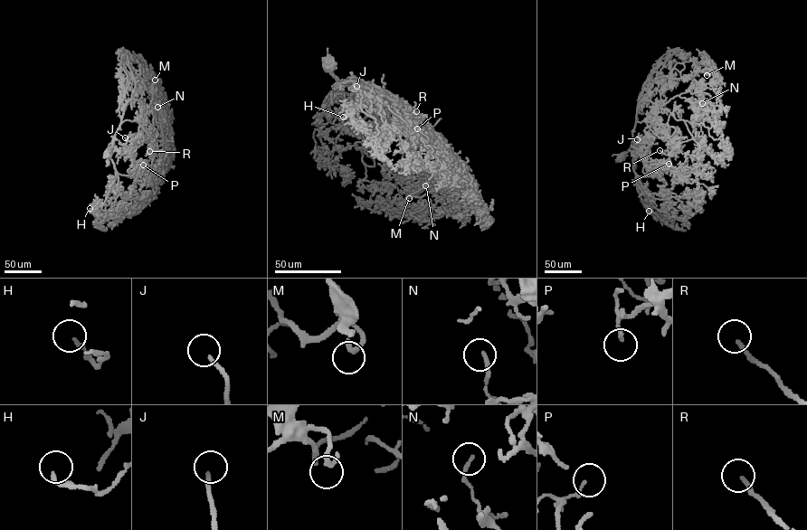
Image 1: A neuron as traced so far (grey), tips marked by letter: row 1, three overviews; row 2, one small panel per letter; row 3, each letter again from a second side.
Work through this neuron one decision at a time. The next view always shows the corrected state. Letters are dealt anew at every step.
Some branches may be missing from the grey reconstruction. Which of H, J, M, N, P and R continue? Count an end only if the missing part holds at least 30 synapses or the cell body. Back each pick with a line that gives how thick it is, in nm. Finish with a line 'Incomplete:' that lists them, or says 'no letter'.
J: Thickness 170 nm
M: Thickness 280 nm
R: Thickness 180 nm
Incomplete: J, M, R

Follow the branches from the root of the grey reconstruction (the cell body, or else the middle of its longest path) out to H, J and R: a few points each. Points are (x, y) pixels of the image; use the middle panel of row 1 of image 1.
H: (328, 65), (337, 83), (341, 83), (334, 89), (346, 81), (362, 84), (361, 103), (343, 117)
J: (328, 65), (337, 83), (356, 80), (362, 84), (356, 86)
R: (328, 65), (337, 83), (358, 80), (378, 87), (406, 101), (431, 127), (416, 111)

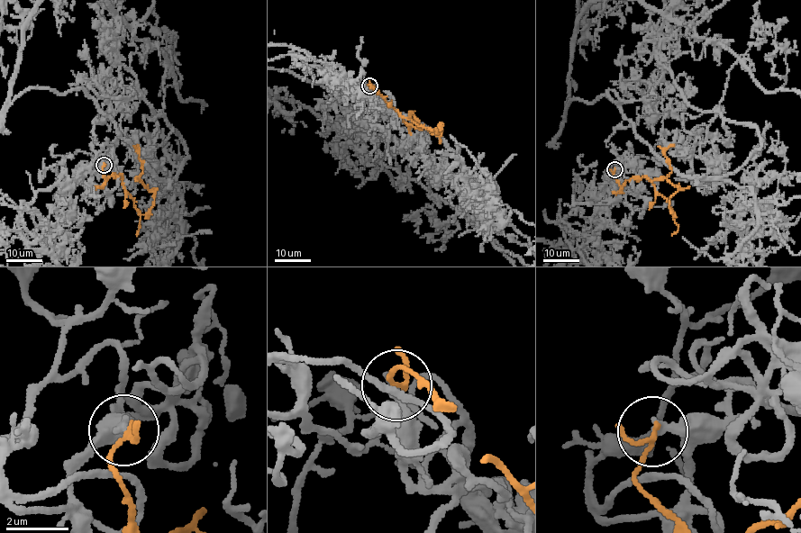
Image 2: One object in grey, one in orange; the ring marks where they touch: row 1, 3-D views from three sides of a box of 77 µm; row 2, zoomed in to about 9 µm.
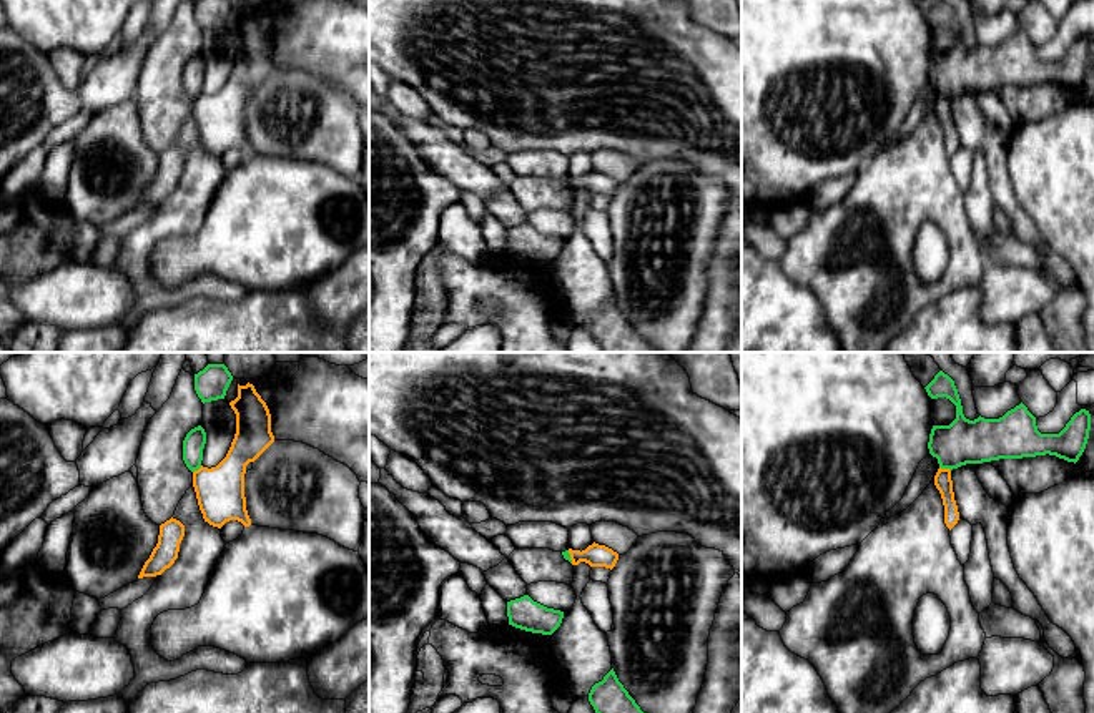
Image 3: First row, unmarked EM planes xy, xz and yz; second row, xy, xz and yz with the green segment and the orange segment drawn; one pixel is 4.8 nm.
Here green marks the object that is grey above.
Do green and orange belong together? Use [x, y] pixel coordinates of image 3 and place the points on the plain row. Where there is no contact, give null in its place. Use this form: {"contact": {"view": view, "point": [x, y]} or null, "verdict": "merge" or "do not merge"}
{"contact": {"view": "yz", "point": [945, 95]}, "verdict": "do not merge"}

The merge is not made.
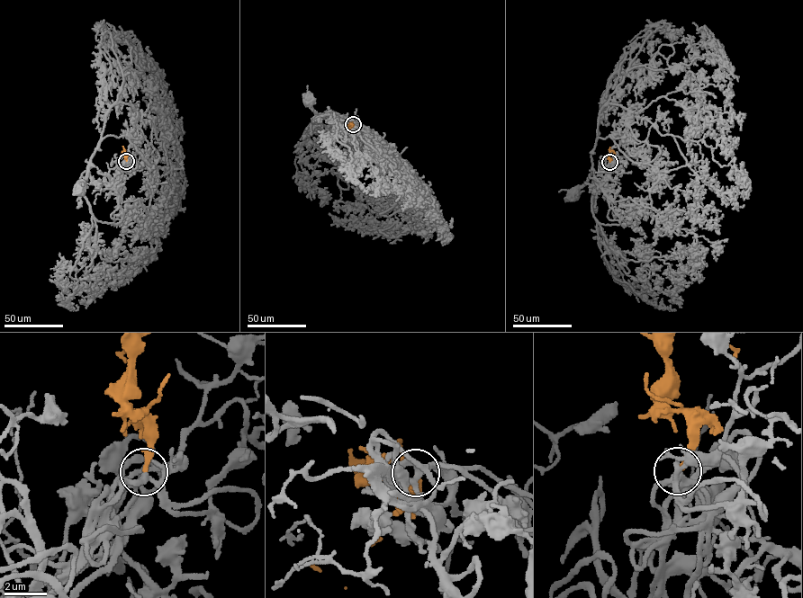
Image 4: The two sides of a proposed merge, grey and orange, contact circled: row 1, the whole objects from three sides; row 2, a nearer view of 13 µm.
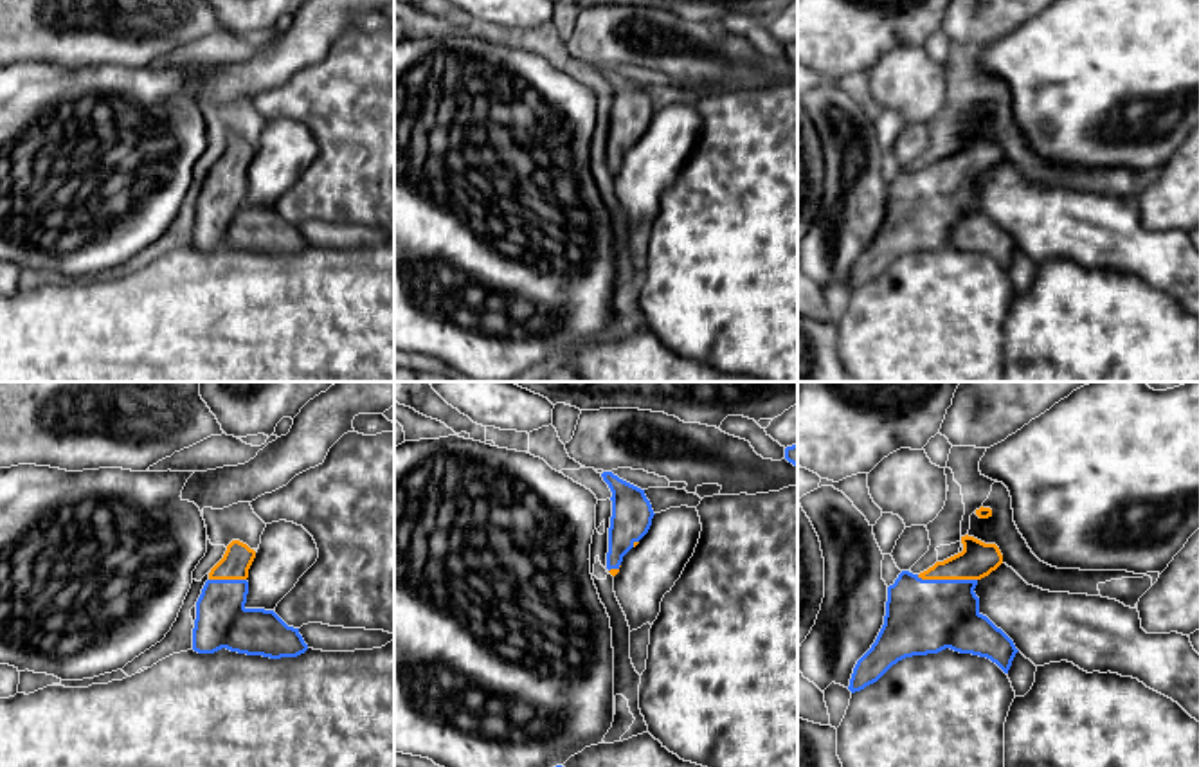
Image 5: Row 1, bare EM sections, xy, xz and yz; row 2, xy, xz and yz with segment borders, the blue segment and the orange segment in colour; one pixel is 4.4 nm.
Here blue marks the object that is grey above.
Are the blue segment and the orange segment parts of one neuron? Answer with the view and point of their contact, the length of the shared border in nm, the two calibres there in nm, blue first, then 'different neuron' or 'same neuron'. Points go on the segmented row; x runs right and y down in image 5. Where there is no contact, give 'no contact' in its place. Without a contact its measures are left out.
meets blue in yz at (947, 580); contact 280 nm long; 340 nm thick on the blue side, 160 nm on the other; same neuron

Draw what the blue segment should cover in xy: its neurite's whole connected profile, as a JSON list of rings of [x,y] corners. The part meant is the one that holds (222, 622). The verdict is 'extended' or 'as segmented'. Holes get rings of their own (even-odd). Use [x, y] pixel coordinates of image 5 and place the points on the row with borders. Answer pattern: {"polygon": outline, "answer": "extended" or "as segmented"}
{"polygon": [[[239,540],[227,546],[223,558],[211,569],[202,594],[196,601],[196,619],[193,628],[193,650],[214,654],[221,648],[247,655],[270,659],[297,657],[308,650],[299,628],[288,627],[274,610],[247,609],[248,569],[256,551]]], "answer": "extended"}

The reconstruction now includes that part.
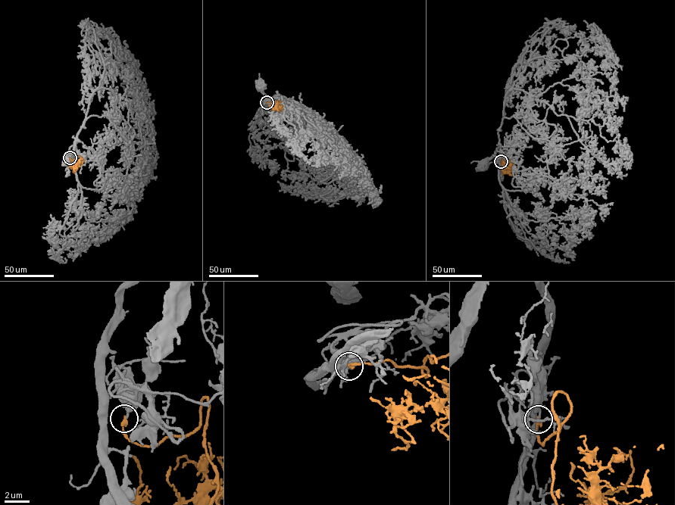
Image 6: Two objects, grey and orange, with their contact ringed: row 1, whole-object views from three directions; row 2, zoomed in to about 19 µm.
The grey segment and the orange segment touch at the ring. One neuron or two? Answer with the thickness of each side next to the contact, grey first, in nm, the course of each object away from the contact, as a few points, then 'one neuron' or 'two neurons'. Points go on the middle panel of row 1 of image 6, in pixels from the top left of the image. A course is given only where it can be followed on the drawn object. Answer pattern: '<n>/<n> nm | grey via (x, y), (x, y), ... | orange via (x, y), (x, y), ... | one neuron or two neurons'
190/240 nm | grey via (267, 102), (264, 104), (269, 100), (260, 86) | orange via (267, 102), (276, 101), (274, 106), (279, 110) | one neuron

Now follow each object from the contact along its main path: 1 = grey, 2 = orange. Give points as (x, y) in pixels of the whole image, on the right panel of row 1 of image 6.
1: (501, 161), (499, 143), (495, 154), (483, 164)
2: (501, 161), (501, 166), (511, 176)

